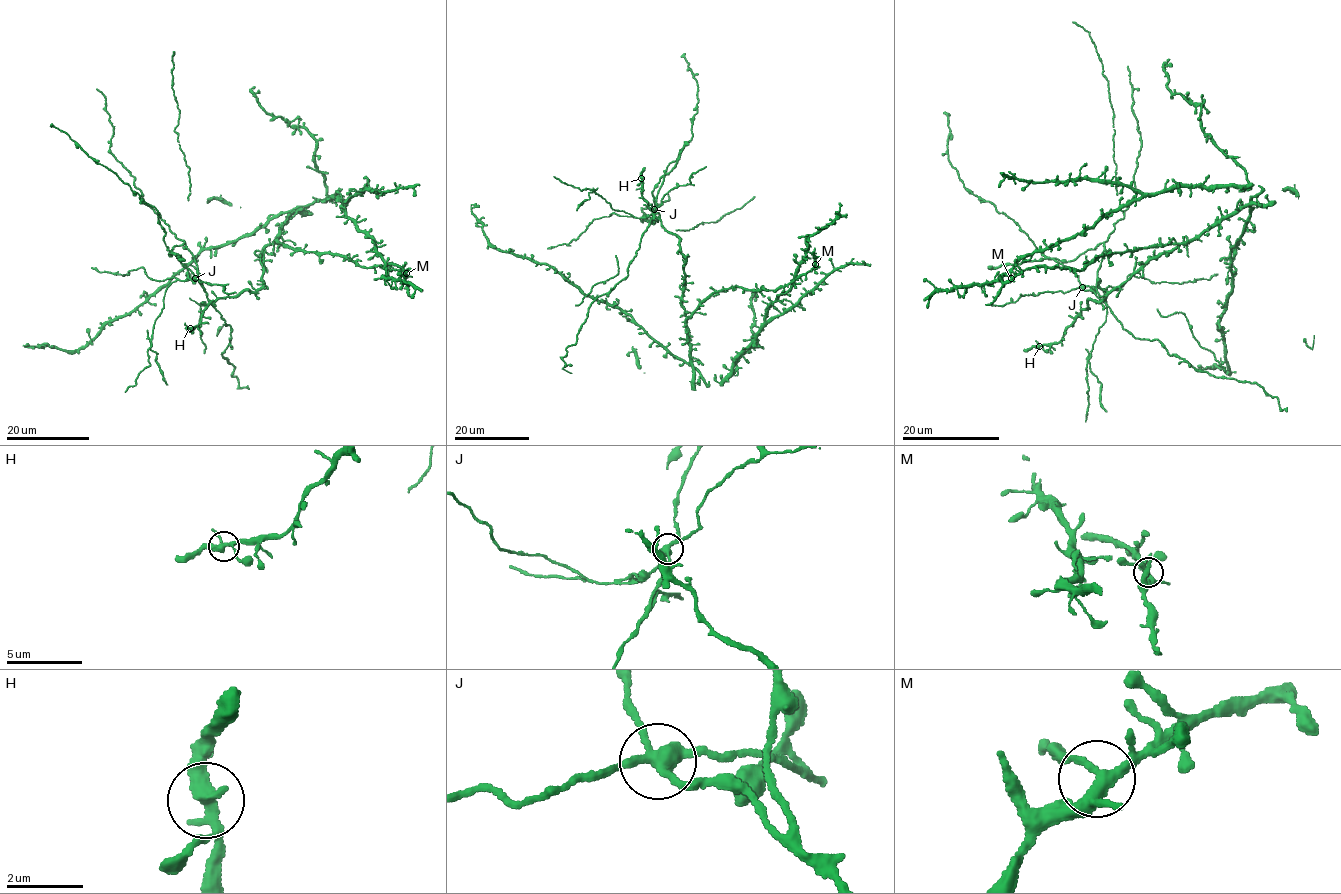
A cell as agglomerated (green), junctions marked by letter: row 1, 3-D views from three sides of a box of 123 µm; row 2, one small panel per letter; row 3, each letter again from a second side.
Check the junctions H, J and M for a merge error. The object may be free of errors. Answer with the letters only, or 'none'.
J

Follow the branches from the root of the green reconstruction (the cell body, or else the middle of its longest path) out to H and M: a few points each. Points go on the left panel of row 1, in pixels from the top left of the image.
H: (330, 254), (268, 244), (261, 253), (261, 286), (255, 291), (219, 297), (205, 309), (198, 325), (190, 328)
M: (330, 254), (350, 257), (366, 267), (397, 264), (406, 273)

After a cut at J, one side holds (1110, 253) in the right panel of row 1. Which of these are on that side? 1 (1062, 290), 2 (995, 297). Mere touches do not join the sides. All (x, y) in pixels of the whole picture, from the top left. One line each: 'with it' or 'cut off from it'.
1: cut off from it
2: with it

